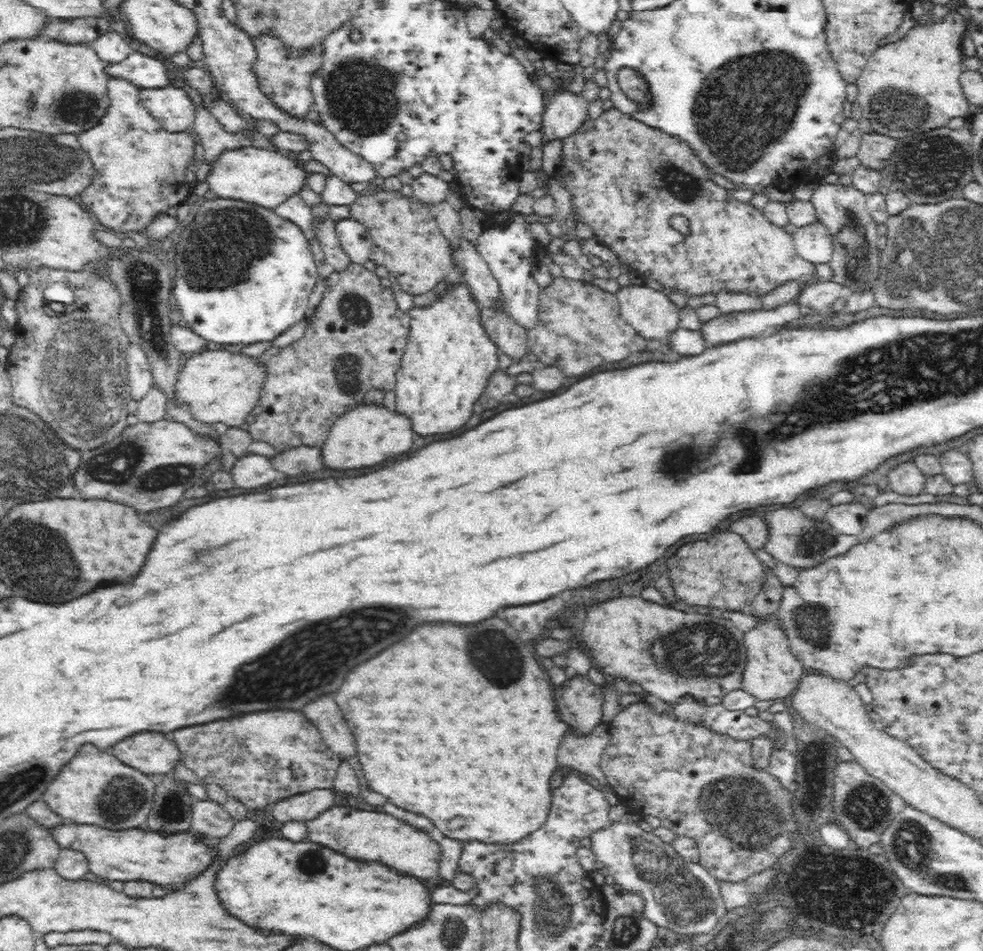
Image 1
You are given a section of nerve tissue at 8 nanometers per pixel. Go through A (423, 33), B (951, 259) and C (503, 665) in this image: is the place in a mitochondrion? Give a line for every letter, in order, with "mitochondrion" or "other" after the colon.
A: other
B: mitochondrion
C: mitochondrion

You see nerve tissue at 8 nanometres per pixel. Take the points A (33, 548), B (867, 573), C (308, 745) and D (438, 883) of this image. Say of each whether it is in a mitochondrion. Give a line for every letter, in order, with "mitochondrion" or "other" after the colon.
A: mitochondrion
B: other
C: other
D: other

